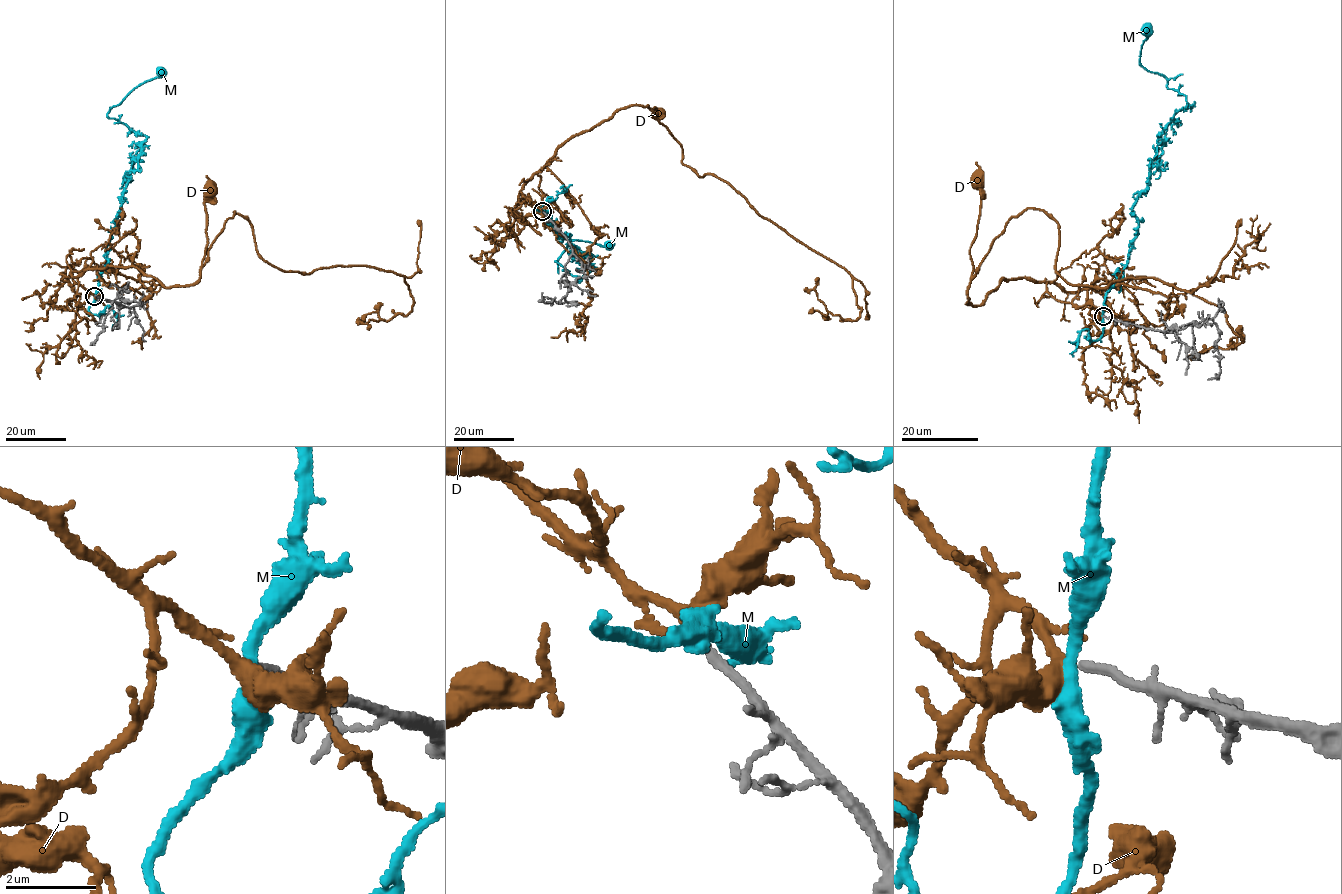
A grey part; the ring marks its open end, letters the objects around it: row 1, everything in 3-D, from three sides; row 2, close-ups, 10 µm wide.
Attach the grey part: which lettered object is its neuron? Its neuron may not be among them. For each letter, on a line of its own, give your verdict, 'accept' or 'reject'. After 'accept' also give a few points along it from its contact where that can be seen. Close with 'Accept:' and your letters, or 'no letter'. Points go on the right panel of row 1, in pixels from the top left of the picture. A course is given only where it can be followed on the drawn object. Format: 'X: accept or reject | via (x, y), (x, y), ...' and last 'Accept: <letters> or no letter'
D: accept | via (1102, 316), (1086, 289), (1063, 291), (1025, 278), (1003, 279), (980, 305), (967, 303), (977, 180)
M: reject
Accept: D

